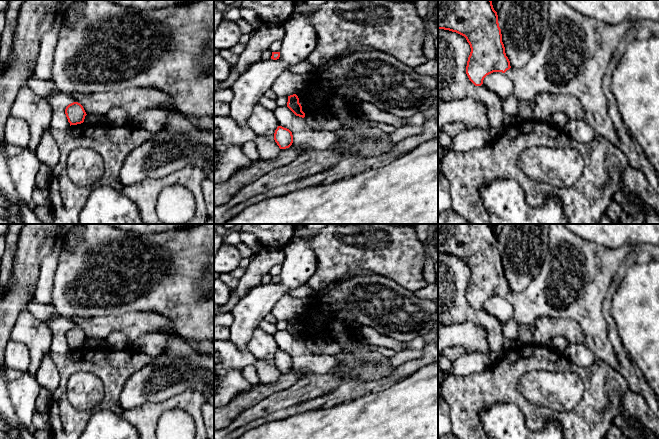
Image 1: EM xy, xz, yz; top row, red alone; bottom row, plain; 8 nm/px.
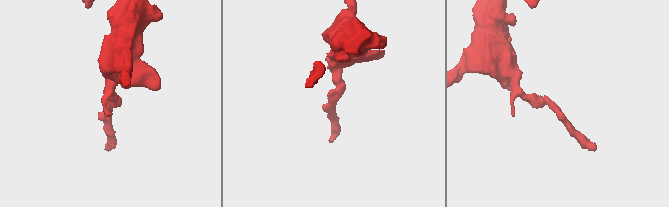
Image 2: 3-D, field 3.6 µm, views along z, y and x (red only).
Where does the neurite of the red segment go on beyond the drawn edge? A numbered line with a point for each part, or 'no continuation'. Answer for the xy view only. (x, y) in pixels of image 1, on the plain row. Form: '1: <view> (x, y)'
no continuation

